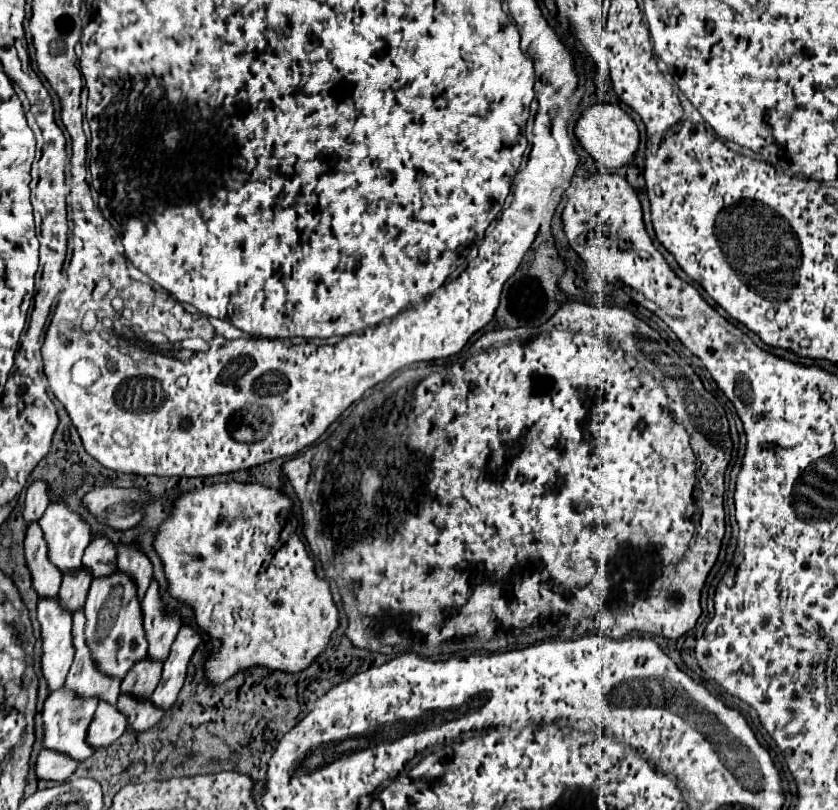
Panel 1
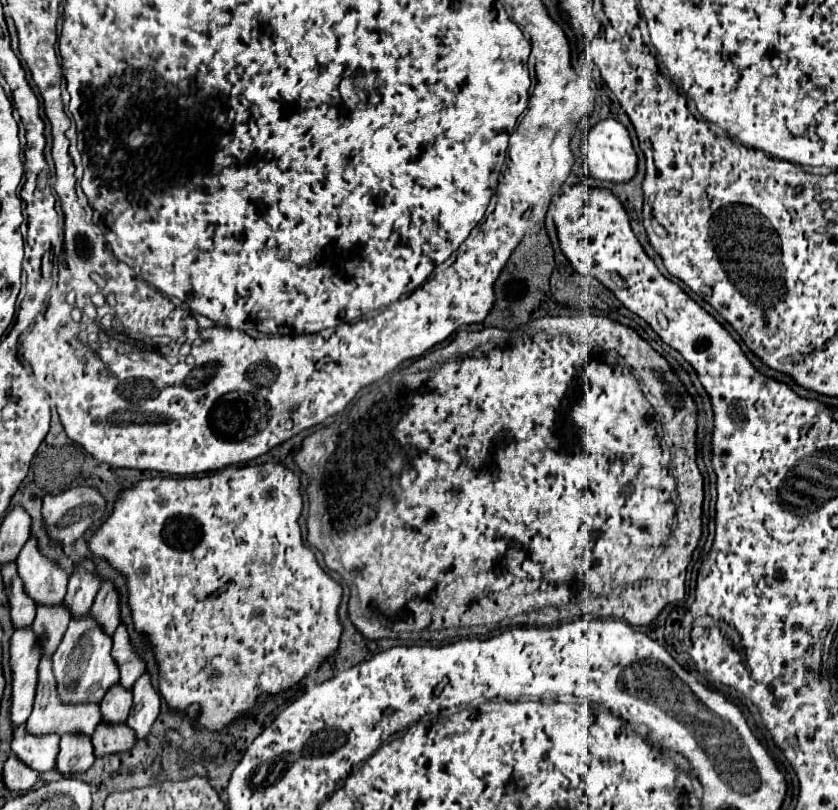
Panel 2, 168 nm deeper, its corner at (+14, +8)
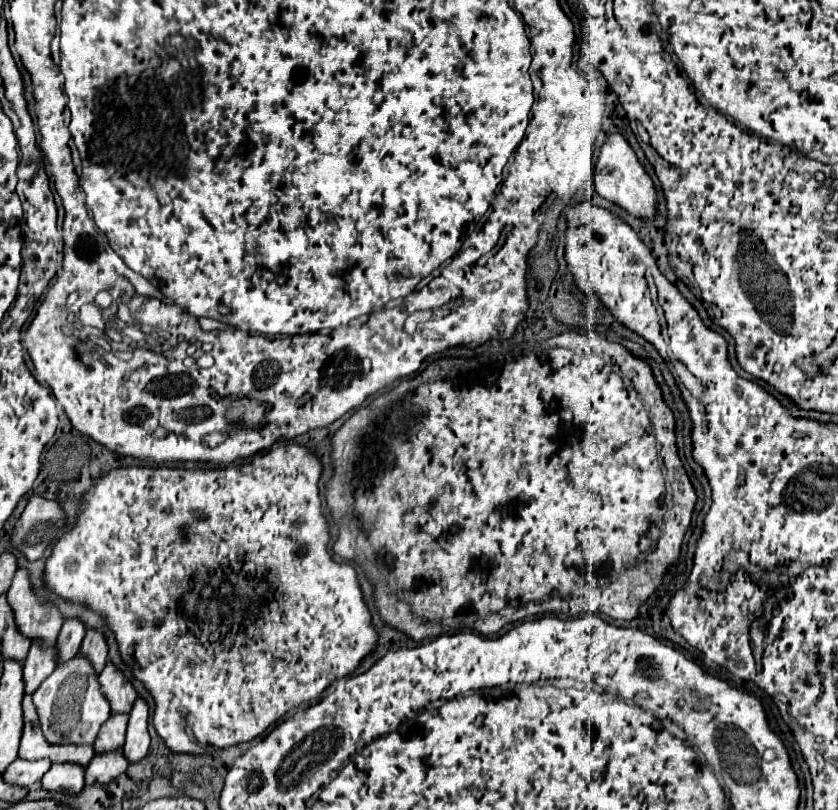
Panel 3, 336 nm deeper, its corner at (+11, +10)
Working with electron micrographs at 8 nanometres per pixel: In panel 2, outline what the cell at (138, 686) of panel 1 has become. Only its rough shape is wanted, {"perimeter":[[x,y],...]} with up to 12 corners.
{"perimeter":[[119,682],[101,700],[101,718],[125,722],[133,692]]}

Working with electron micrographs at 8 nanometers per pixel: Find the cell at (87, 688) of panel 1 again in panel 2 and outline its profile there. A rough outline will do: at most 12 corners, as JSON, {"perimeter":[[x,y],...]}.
{"perimeter":[[53,654],[39,662],[31,734],[93,734],[101,720],[95,702],[63,702],[53,674]]}

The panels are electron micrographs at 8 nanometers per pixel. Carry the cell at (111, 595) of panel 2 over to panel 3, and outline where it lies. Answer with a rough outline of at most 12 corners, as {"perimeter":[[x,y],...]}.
{"perimeter":[[88,630],[80,654],[88,658],[94,672],[106,666],[104,636]]}

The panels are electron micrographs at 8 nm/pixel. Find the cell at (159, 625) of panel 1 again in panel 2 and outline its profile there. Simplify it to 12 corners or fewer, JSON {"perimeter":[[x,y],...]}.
{"perimeter":[[125,624],[113,634],[119,682],[131,688],[145,672],[145,658],[133,646]]}

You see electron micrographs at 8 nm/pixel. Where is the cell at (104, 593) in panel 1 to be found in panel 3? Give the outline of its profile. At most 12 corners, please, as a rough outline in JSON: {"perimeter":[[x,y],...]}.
{"perimeter":[[84,656],[58,666],[32,704],[48,744],[94,744],[110,718]]}

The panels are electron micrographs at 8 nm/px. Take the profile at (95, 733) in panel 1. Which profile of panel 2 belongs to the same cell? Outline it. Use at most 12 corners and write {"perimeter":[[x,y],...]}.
{"perimeter":[[61,736],[57,770],[71,776],[93,764],[91,736]]}

